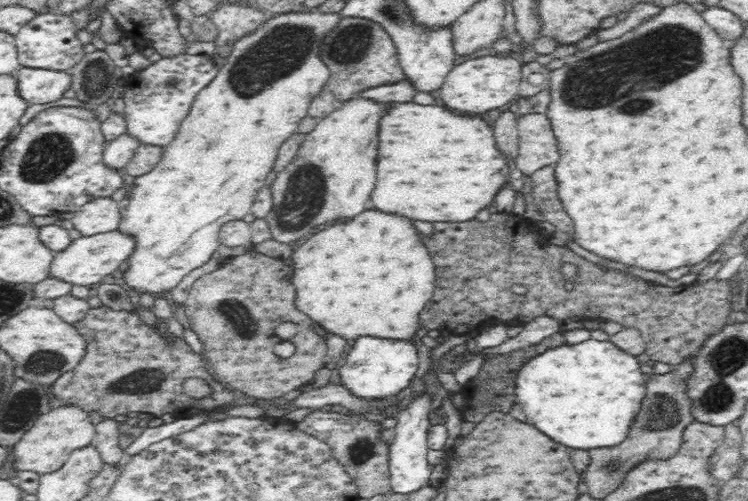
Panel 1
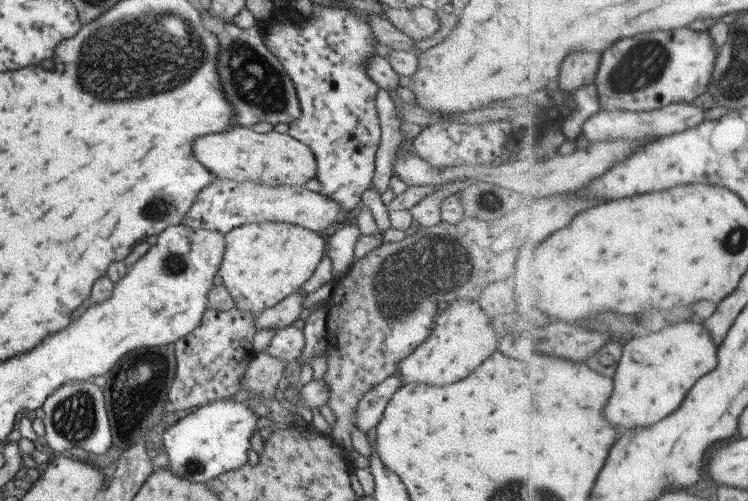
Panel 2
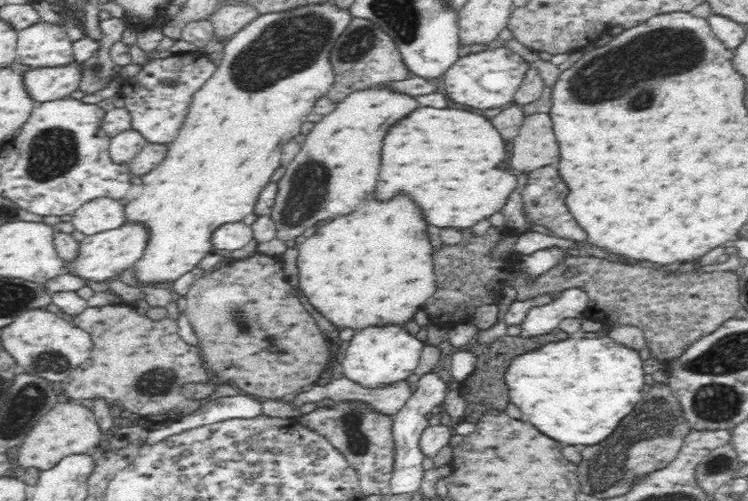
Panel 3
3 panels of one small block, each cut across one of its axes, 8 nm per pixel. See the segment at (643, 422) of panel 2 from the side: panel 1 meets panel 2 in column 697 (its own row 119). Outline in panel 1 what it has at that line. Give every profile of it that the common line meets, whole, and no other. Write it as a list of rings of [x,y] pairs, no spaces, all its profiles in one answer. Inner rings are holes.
[[[354,96],[344,101],[340,108],[333,110],[328,116],[318,120],[315,128],[303,135],[301,145],[292,162],[277,173],[270,185],[273,196],[272,210],[265,216],[271,236],[282,244],[293,244],[299,238],[310,236],[318,226],[327,226],[332,220],[352,218],[366,210],[366,202],[372,196],[376,182],[376,136],[382,116],[390,110],[390,104],[374,102],[368,97]]]

